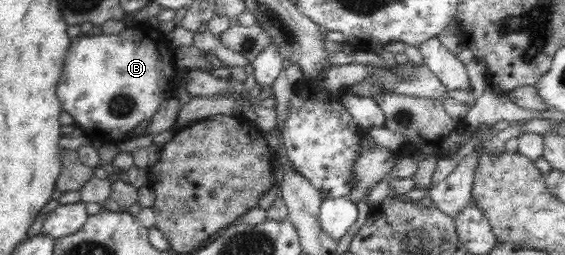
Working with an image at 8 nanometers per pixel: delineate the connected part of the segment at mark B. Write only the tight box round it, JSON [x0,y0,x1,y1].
[57,22,176,143]

